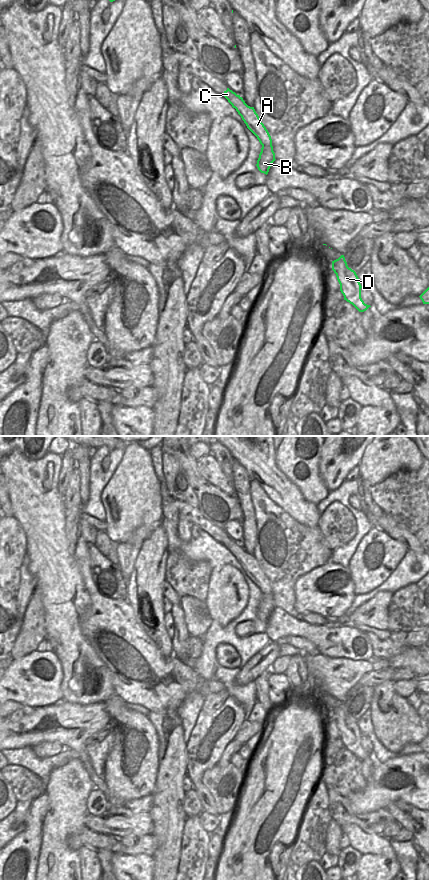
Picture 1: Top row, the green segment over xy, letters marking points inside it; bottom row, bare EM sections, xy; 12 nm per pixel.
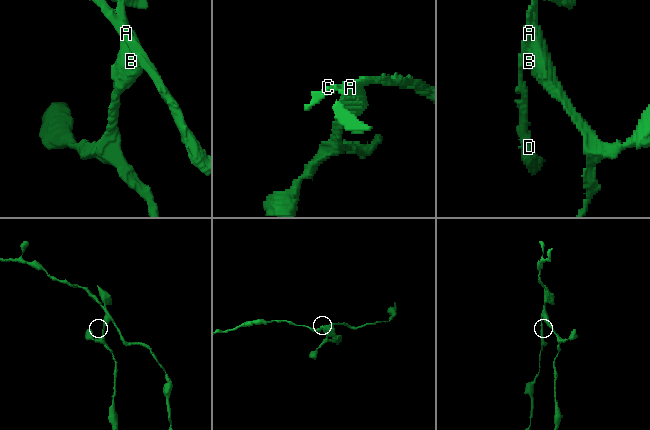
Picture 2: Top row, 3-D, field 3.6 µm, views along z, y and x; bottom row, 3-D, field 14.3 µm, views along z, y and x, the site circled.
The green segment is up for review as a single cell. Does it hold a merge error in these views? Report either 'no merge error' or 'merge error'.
merge error

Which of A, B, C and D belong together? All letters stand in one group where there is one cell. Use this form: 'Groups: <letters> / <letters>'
Groups: A C D / B

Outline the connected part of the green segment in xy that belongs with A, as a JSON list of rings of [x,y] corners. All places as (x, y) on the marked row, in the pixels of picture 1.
[[[229,88],[224,91],[224,97],[232,105],[232,107],[236,109],[247,128],[257,137],[260,144],[263,147],[272,145],[271,136],[264,124],[261,122],[254,107],[248,106],[240,95],[237,95]]]

